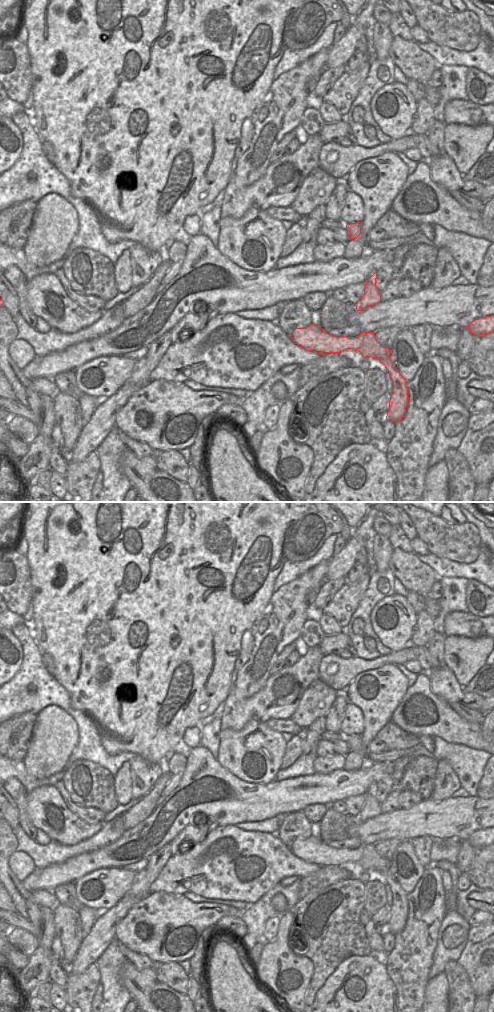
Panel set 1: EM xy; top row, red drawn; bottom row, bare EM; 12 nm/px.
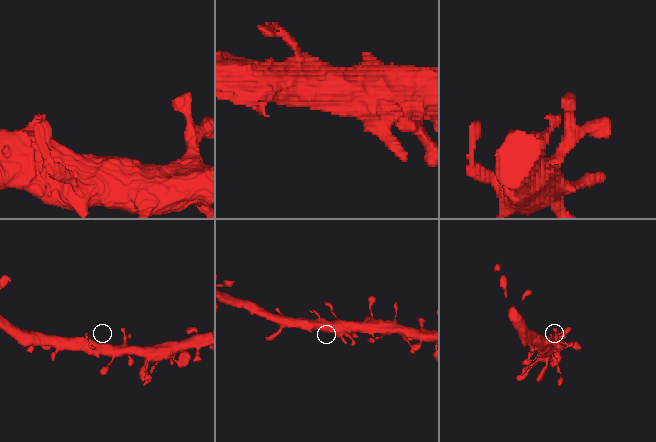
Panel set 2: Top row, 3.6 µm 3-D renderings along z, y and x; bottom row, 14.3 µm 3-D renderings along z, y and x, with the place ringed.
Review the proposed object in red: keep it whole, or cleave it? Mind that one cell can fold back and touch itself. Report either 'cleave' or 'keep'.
keep

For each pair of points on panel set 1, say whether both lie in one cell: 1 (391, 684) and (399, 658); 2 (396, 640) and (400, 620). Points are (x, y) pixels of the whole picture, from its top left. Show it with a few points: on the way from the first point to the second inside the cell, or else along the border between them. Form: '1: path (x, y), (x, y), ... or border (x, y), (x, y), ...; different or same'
1: border (396, 665), (383, 664), (373, 670); different
2: path (396, 635), (397, 625); same

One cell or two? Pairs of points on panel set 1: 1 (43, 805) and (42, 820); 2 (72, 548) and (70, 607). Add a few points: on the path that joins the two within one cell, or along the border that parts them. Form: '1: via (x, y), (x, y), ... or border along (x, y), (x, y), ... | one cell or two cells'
1: via (43, 809), (43, 816) | one cell
2: via (72, 563), (72, 586), (67, 592) | one cell

